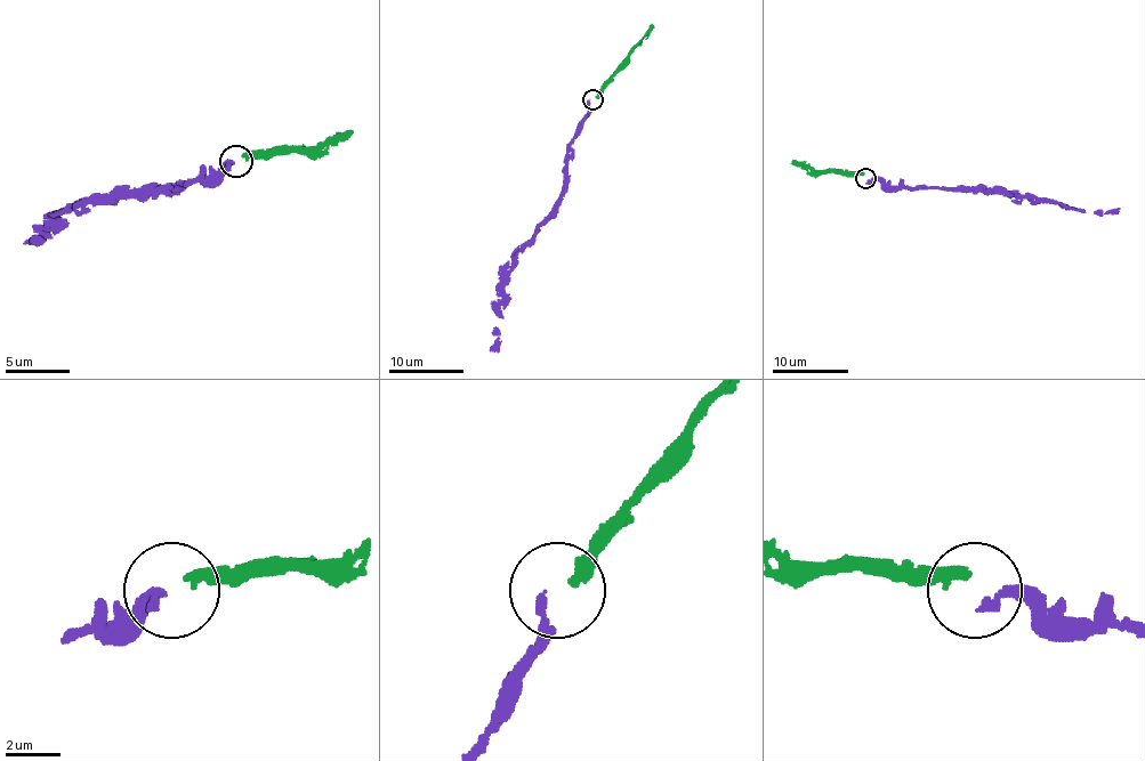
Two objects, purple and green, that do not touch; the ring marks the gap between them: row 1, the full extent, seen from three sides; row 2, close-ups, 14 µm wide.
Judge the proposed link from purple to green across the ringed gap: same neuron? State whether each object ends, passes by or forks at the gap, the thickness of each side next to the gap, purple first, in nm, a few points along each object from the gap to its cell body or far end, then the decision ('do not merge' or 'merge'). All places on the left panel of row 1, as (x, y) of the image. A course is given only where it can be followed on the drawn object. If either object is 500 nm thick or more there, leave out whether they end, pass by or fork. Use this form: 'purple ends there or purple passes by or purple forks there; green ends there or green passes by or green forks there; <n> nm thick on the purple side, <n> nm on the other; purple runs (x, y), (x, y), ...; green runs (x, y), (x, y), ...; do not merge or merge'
purple ends there; green ends there; 320 nm thick on the purple side, 360 nm on the other; purple runs (230, 166), (214, 176), (184, 181), (179, 187), (85, 202), (65, 210), (41, 242), (24, 241); green runs (242, 156), (328, 146), (348, 131); merge

